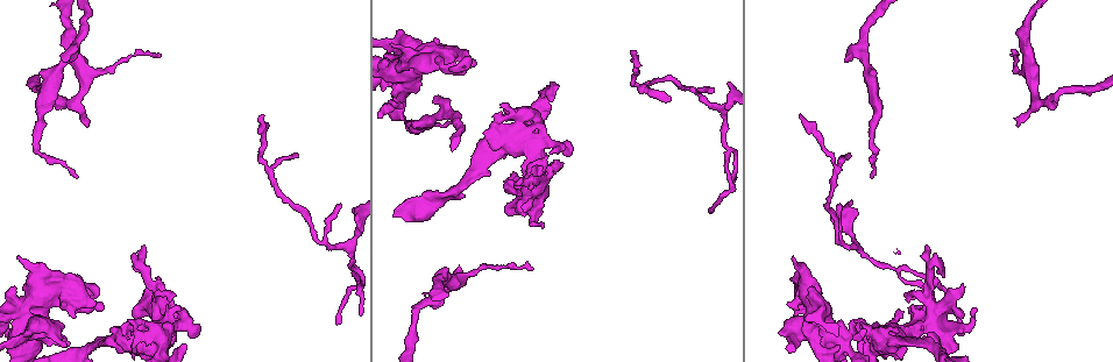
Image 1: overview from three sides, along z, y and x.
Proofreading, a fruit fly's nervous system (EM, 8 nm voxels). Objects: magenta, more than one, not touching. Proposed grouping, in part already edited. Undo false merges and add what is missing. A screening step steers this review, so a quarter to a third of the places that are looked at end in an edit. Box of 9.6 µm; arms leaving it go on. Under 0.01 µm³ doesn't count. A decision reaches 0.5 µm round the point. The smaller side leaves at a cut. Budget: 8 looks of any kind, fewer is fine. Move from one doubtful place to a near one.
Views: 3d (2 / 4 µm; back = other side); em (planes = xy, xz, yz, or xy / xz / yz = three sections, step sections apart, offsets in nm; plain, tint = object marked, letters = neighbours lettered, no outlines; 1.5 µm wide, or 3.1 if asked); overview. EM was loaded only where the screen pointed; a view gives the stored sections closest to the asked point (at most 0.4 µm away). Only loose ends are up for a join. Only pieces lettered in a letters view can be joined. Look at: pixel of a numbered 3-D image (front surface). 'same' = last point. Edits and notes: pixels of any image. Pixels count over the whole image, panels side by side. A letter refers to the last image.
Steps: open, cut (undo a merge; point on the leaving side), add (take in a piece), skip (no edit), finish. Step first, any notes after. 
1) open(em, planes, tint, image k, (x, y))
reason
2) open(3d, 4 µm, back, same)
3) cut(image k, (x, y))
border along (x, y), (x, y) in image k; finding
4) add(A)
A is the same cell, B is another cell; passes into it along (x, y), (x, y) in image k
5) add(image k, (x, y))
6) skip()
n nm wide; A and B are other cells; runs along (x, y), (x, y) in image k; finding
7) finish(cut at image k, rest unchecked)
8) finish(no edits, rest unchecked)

open(3d, 4 µm, image 1, (504, 181))
free end

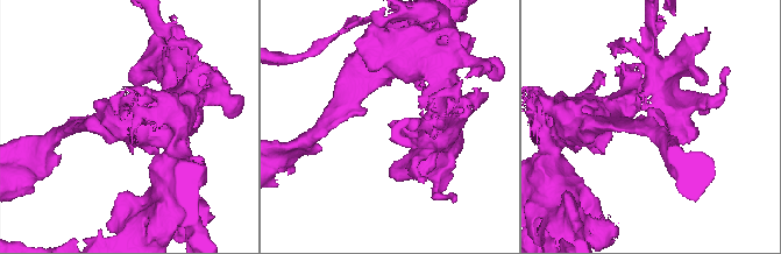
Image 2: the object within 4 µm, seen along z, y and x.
open(em, xz, step 4, tint, image 2, (390, 123))

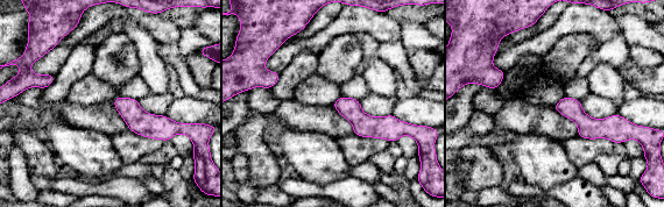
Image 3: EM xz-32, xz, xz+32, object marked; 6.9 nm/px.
open(em, planes, letters, same)

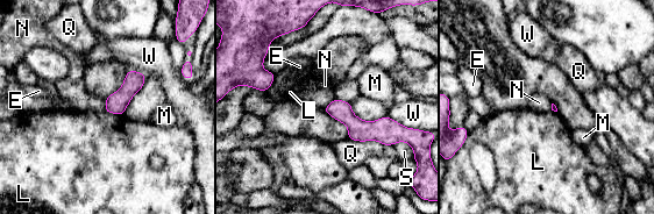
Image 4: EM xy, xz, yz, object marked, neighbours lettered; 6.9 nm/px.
skip()
E, L, M, N, Q, S and W are other cells; border along (104, 99), (105, 109) in image 4; no lettered piece goes on from it

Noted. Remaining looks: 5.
open(em, yz, step 4, tint, image 1, (839, 206))
tapers out

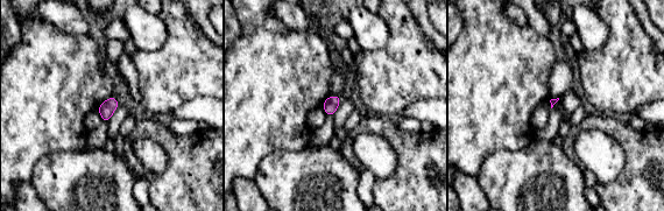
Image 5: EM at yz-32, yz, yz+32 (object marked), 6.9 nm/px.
open(em, planes, letters, same)
cut it another way

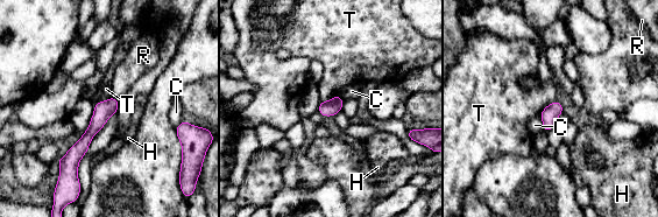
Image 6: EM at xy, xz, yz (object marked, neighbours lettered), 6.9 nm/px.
skip()
C, H, R and T are other cells; border along (556, 99), (539, 114) in image 6; no lettered piece goes on from it

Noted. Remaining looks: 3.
open(3d, 2 µm, image 1, (67, 17))
sudden change in width

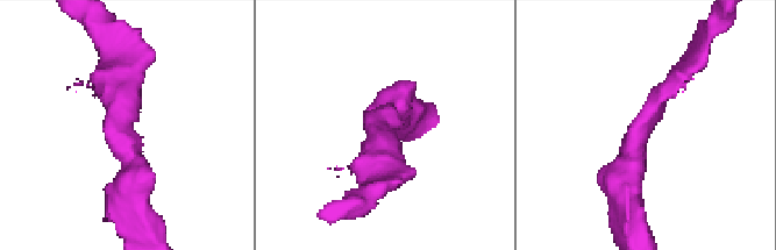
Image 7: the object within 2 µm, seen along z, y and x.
open(em, planes, letters, image 7, (643, 131))

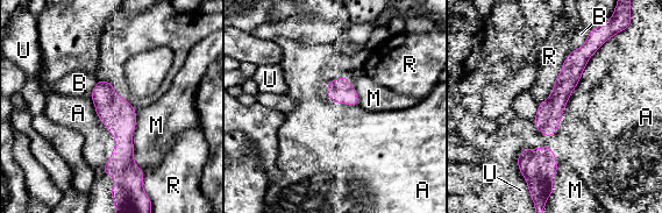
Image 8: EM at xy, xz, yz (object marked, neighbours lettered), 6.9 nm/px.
skip()
A, B, M, R and U are other cells; border along (609, 38), (546, 137) in image 8; one neuron here

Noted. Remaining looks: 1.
finish(no edits, rest unchecked)

